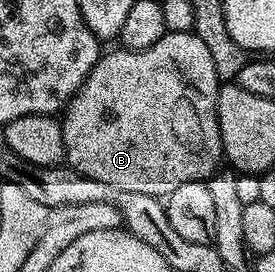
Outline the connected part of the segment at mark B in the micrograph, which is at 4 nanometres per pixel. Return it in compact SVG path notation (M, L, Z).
M191 29L176 30L164 34L158 44L150 44L150 48L141 50L126 50L115 48L109 52L101 53L100 59L94 64L94 68L86 76L86 80L78 88L78 92L68 101L67 106L62 111L62 140L64 141L64 156L67 165L76 173L89 178L95 182L100 182L107 186L109 191L115 192L142 192L146 196L154 196L163 199L174 188L181 184L190 184L191 182L207 182L213 174L217 173L219 162L224 158L224 149L222 148L222 136L220 135L220 125L216 115L216 97L222 85L220 77L216 74L216 65L214 56L210 56L210 48L202 44L202 40Z

